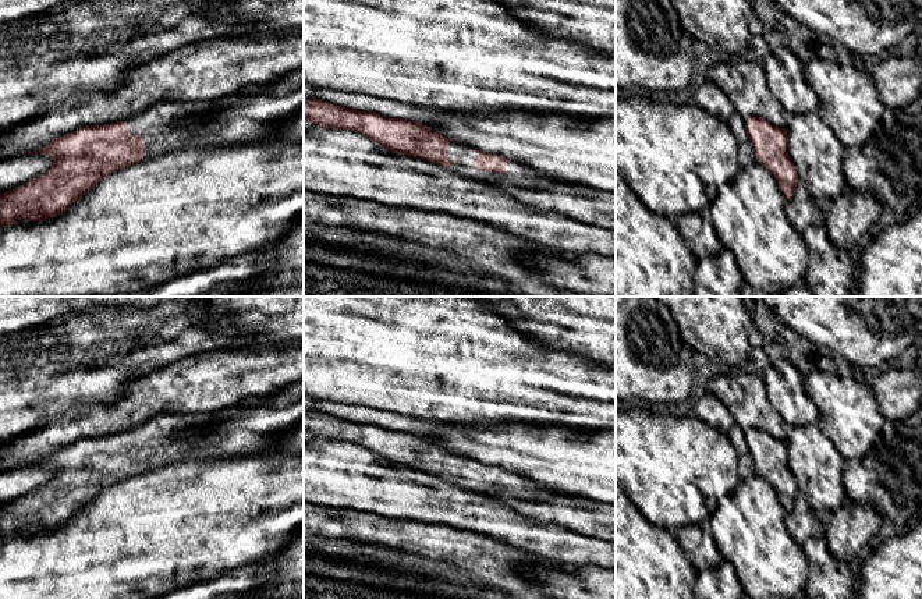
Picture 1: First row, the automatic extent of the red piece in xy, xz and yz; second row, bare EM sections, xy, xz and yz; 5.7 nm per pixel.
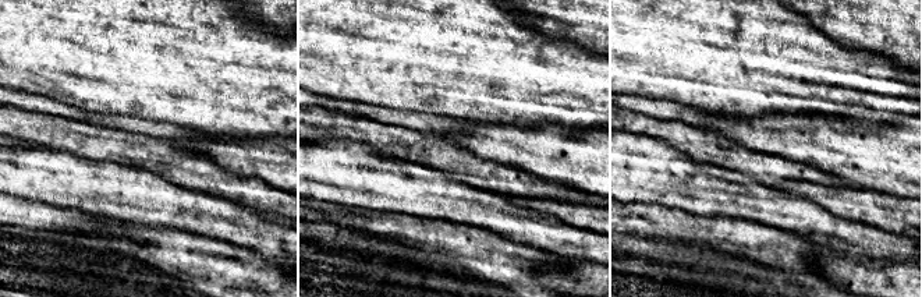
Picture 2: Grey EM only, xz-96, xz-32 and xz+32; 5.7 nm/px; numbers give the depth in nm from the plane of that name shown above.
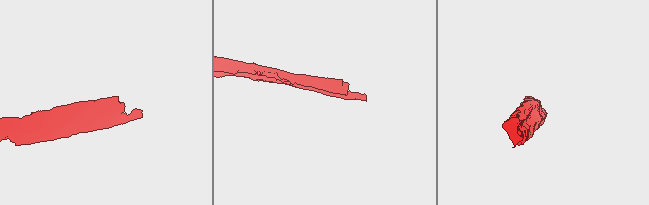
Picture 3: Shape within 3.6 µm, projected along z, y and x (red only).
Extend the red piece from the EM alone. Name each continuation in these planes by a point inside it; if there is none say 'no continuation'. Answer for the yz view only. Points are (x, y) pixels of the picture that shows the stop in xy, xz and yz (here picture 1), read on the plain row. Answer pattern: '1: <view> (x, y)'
no continuation

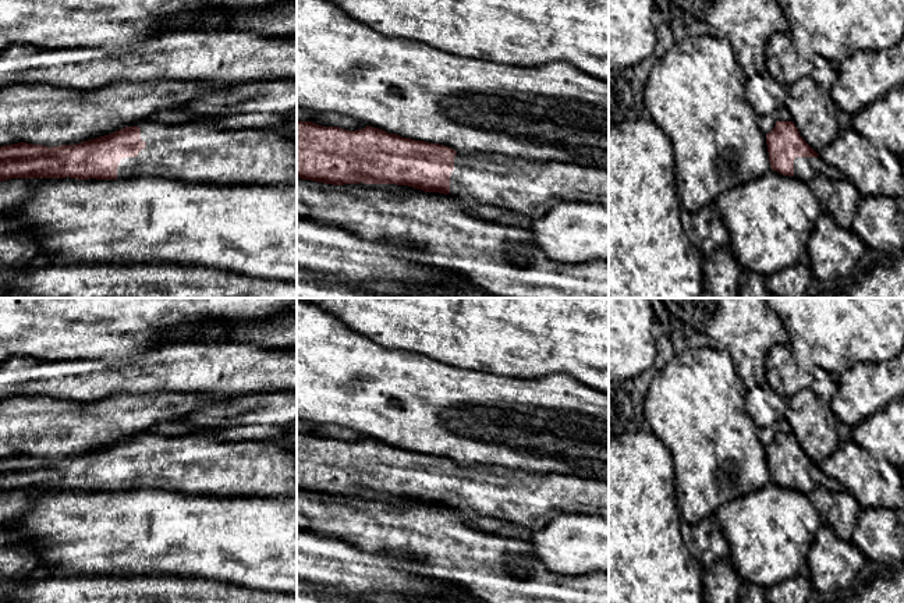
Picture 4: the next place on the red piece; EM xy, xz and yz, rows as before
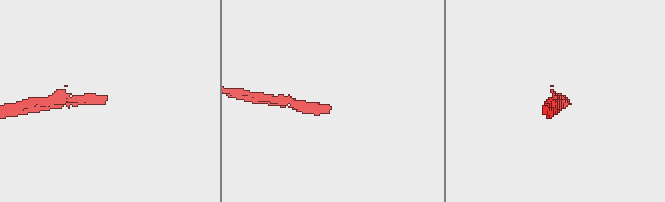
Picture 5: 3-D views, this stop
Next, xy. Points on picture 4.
1: xy (194, 464)

